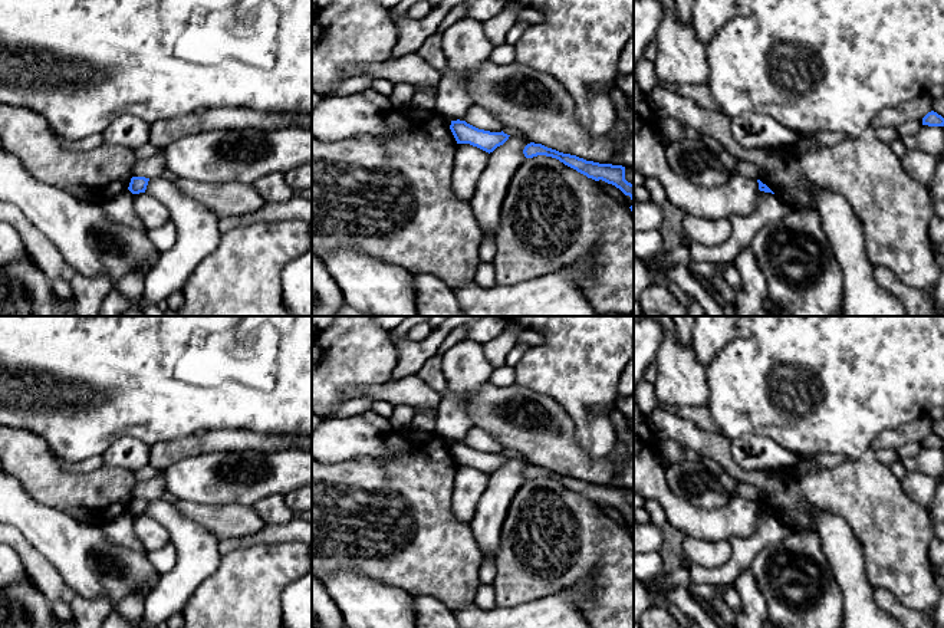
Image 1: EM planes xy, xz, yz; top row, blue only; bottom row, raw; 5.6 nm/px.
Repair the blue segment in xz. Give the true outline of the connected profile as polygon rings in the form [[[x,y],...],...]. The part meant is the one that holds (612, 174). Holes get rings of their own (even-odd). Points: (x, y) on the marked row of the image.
[[[530,142],[524,147],[523,154],[526,158],[533,158],[537,155],[546,155],[559,160],[565,165],[576,170],[578,172],[592,178],[595,181],[605,181],[608,184],[619,188],[625,195],[629,195],[632,206],[629,207],[634,216],[634,184],[625,180],[625,167],[612,164],[599,164],[593,161],[586,161],[576,155],[563,154],[556,149],[547,148],[542,144]]]

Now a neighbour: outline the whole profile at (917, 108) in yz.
[[[922,93],[897,106],[887,106],[872,119],[871,131],[879,126],[898,128],[908,119],[922,121],[922,118],[933,111],[933,105],[934,99],[928,93]]]

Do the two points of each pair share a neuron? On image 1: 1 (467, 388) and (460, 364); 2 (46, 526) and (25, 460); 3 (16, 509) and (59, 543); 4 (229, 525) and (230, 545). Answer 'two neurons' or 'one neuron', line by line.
1: one neuron
2: two neurons
3: one neuron
4: two neurons

